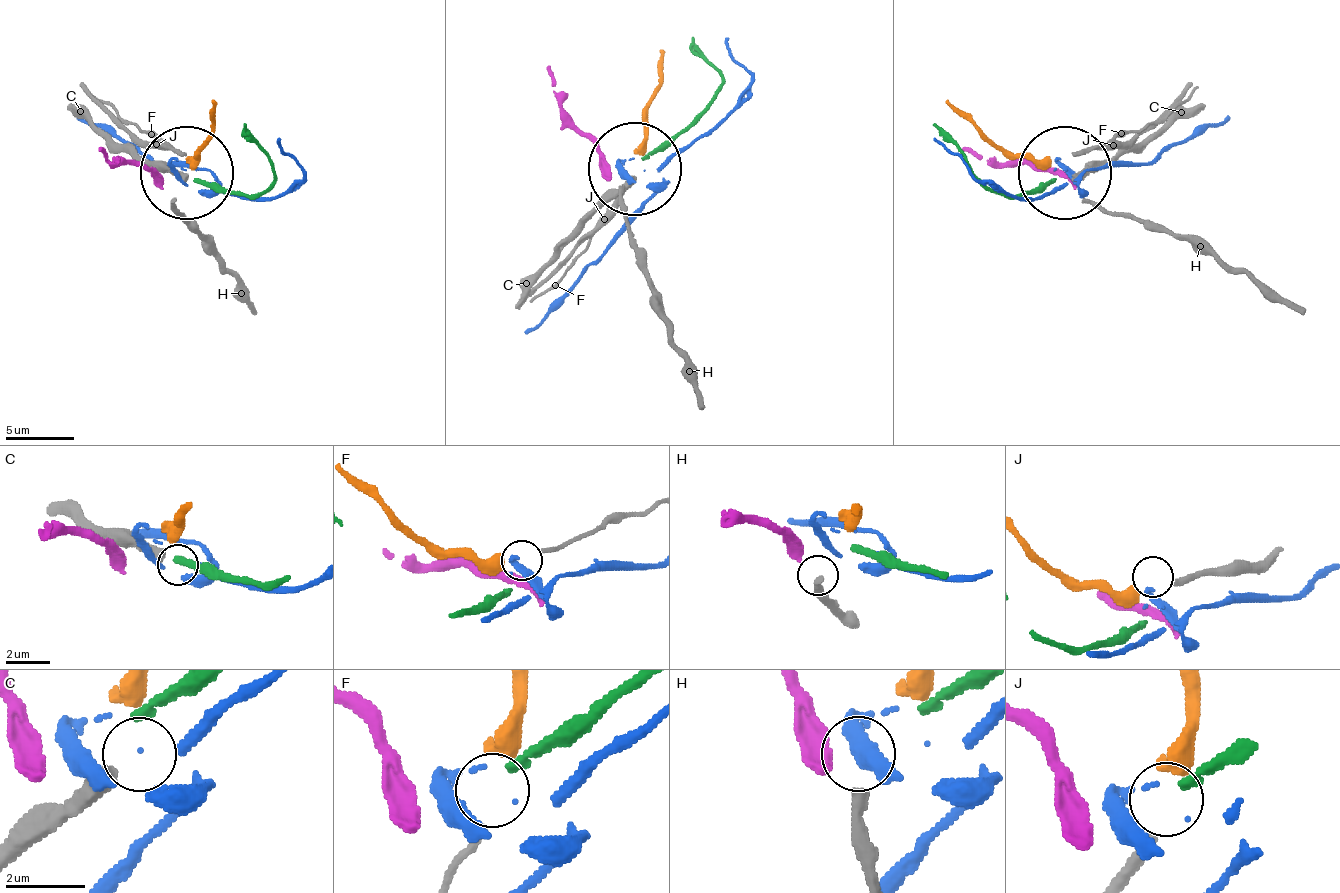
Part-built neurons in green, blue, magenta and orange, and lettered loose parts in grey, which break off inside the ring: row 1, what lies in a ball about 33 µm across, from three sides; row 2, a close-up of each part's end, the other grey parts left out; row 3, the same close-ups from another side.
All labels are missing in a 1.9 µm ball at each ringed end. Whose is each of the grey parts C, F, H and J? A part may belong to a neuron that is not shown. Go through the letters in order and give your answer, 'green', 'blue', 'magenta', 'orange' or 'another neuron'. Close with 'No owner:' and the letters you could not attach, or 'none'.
C: another neuron
F: another neuron
H: another neuron
J: orange
No owner: C, F, H

